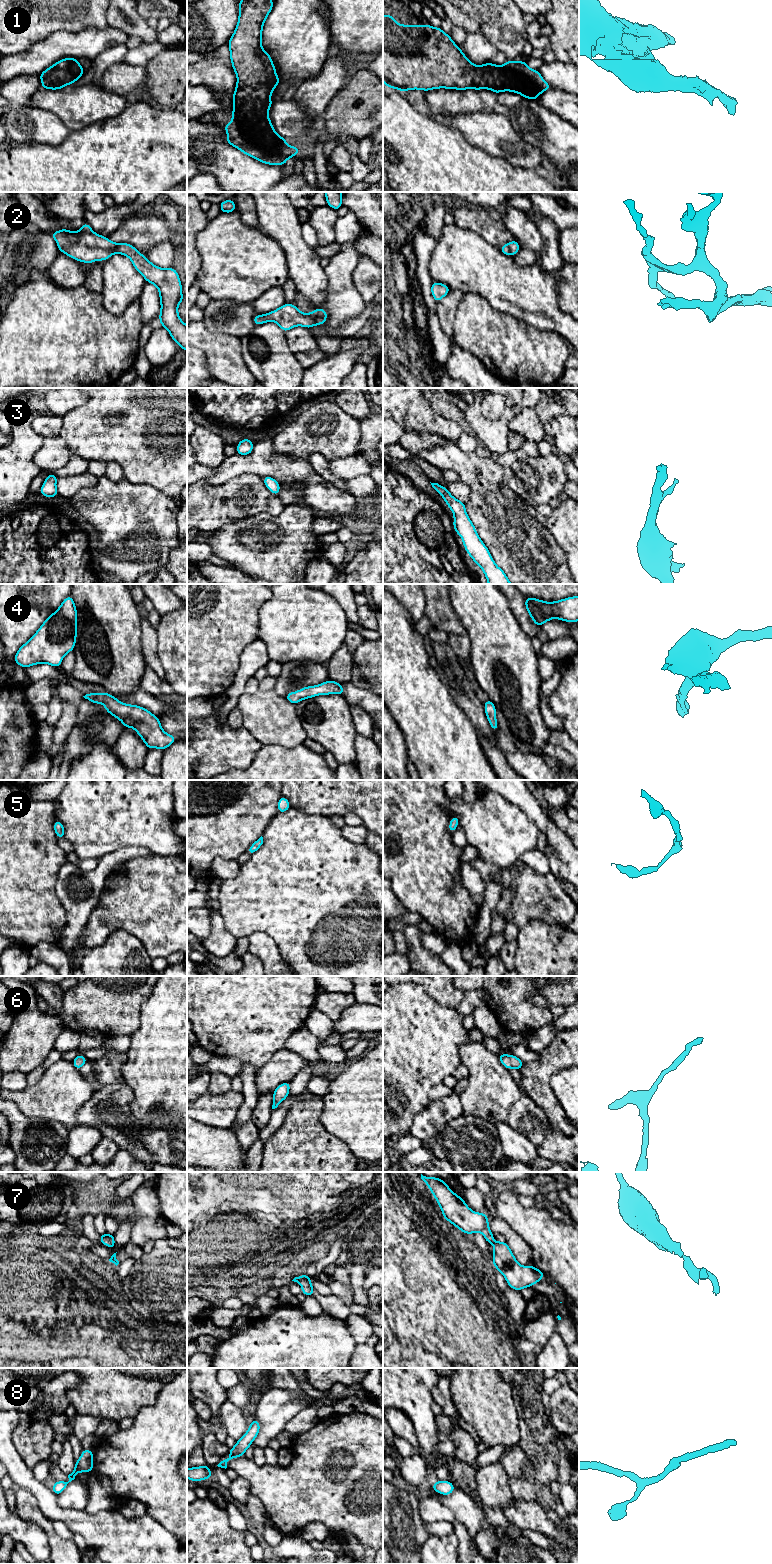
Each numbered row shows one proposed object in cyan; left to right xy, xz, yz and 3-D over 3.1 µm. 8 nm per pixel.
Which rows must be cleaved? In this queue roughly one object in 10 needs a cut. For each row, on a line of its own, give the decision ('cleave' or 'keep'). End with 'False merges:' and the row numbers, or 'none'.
1: keep
2: keep
3: keep
4: keep
5: keep
6: keep
7: keep
8: keep
False merges: none

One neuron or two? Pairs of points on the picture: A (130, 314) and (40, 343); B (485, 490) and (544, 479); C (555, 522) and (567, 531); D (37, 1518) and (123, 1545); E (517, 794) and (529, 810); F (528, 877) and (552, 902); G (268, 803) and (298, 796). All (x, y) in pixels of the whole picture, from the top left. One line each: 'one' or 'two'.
A: one
B: two
C: one
D: two
E: one
F: one
G: two

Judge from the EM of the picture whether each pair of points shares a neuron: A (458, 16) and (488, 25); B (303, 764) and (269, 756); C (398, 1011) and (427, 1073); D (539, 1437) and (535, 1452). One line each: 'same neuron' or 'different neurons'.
A: same neuron
B: same neuron
C: same neuron
D: different neurons

